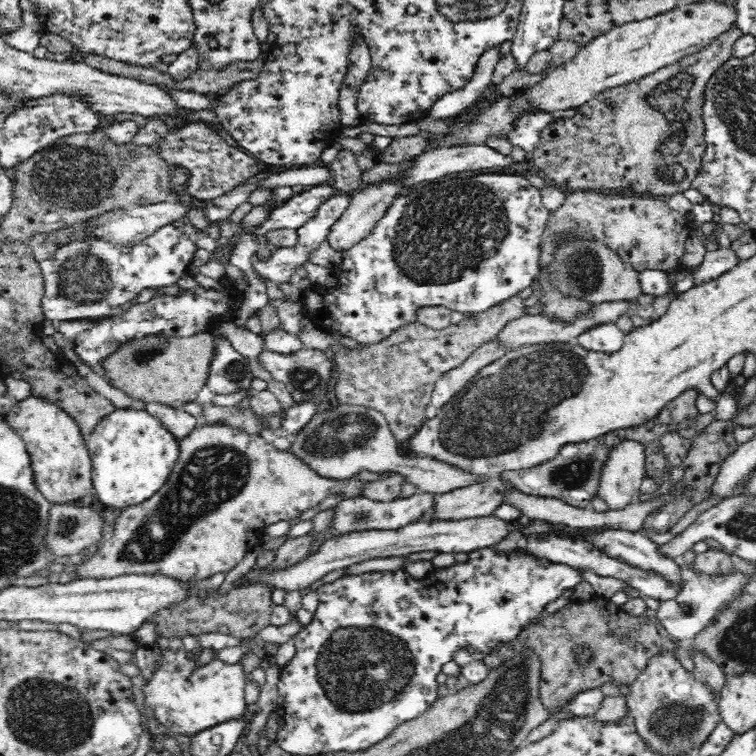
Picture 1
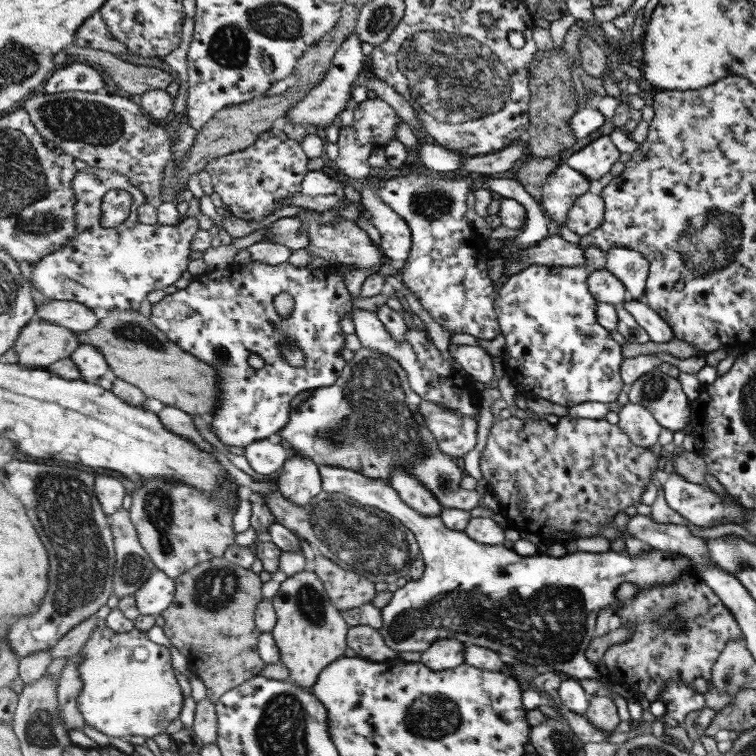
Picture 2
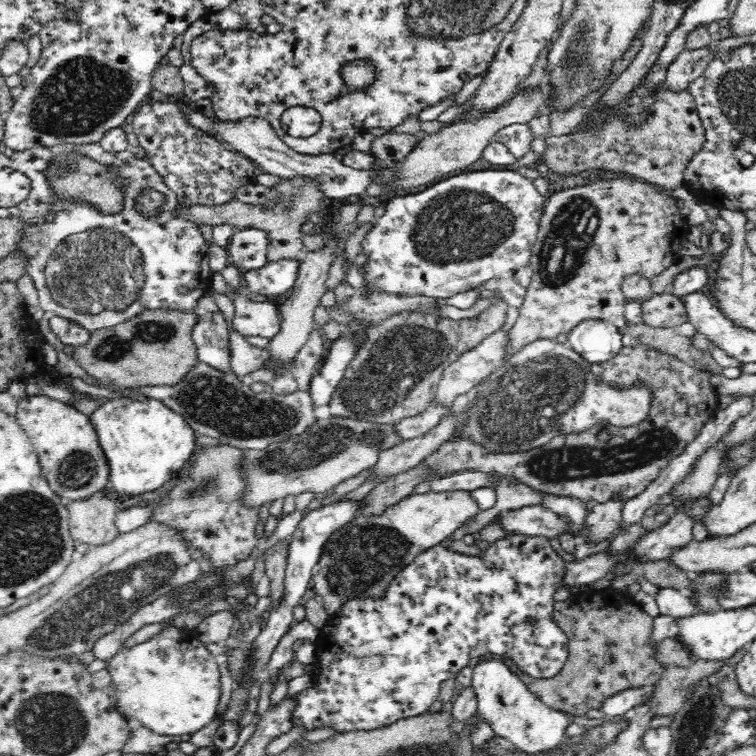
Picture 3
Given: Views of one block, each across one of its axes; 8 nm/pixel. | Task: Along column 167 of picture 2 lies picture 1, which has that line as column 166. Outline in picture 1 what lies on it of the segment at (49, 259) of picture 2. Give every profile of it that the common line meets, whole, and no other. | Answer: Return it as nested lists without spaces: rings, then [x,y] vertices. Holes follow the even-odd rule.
[[[172,224],[158,228],[151,236],[137,241],[134,245],[114,245],[94,236],[83,240],[74,240],[51,251],[51,256],[39,263],[44,277],[44,294],[41,309],[46,319],[53,321],[71,321],[76,319],[100,320],[112,318],[120,312],[120,306],[138,298],[142,290],[154,290],[176,284],[184,274],[188,275],[188,266],[192,264],[194,252],[200,249],[194,241]]]

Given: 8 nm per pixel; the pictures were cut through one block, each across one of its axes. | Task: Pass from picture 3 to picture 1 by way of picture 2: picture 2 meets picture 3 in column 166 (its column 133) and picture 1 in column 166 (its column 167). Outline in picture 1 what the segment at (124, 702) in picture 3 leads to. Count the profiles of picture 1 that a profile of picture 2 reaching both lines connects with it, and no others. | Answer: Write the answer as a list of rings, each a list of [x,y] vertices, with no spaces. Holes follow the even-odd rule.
[[[170,648],[162,650],[162,662],[156,672],[142,686],[145,701],[152,708],[154,717],[162,726],[170,726],[172,734],[193,737],[200,731],[212,726],[238,719],[245,715],[248,718],[245,703],[246,672],[240,663],[225,664],[214,660],[195,668],[198,656],[188,656],[186,650],[172,652]]]

